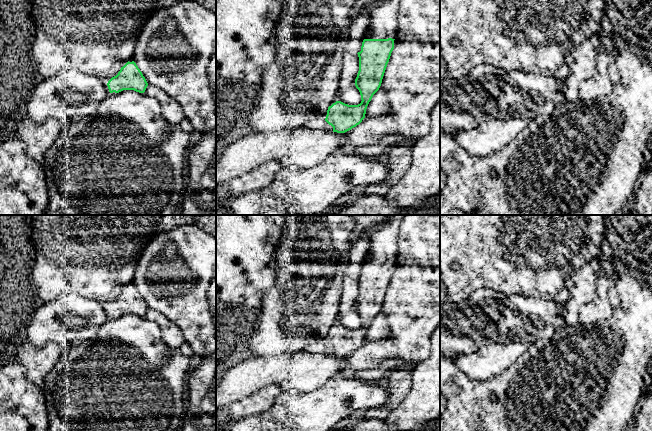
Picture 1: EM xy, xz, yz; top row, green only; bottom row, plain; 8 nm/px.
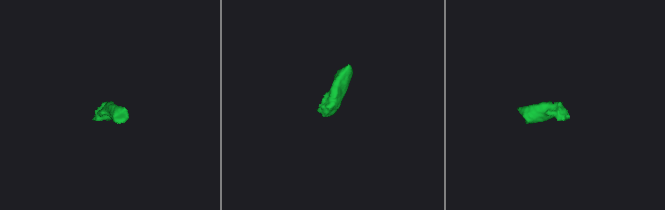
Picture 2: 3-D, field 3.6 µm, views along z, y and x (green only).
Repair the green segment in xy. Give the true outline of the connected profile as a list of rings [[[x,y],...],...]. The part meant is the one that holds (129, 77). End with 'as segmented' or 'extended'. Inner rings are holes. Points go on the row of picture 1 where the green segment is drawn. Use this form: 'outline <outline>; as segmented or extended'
outline [[[128,60],[116,76],[102,79],[102,84],[107,96],[116,95],[123,90],[144,93],[148,86],[142,72],[132,60]]]; extended

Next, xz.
outline [[[383,0],[369,11],[370,33],[368,38],[363,40],[361,51],[357,53],[359,57],[359,71],[355,79],[355,86],[360,92],[361,103],[358,105],[348,105],[335,97],[329,104],[328,110],[318,118],[309,121],[305,127],[328,132],[345,133],[362,122],[369,102],[381,86],[387,64],[394,49],[394,40],[398,32],[400,1]]]; extended

